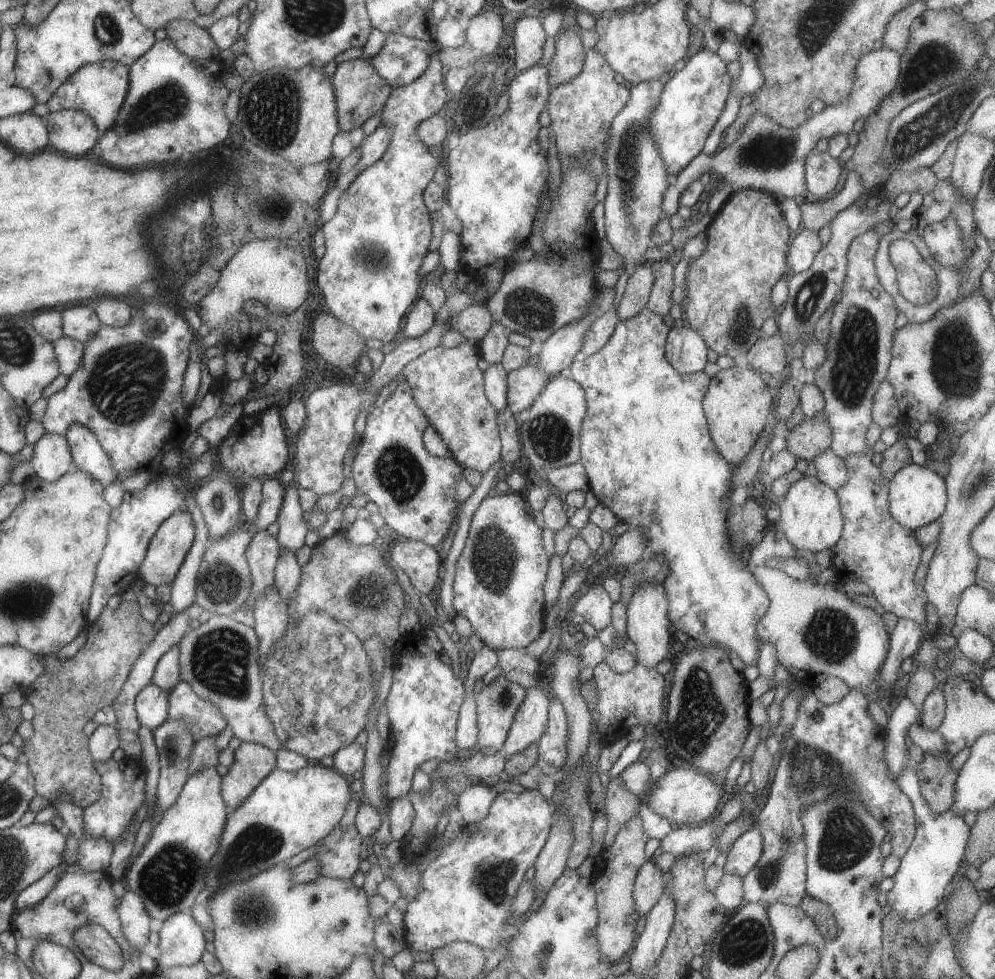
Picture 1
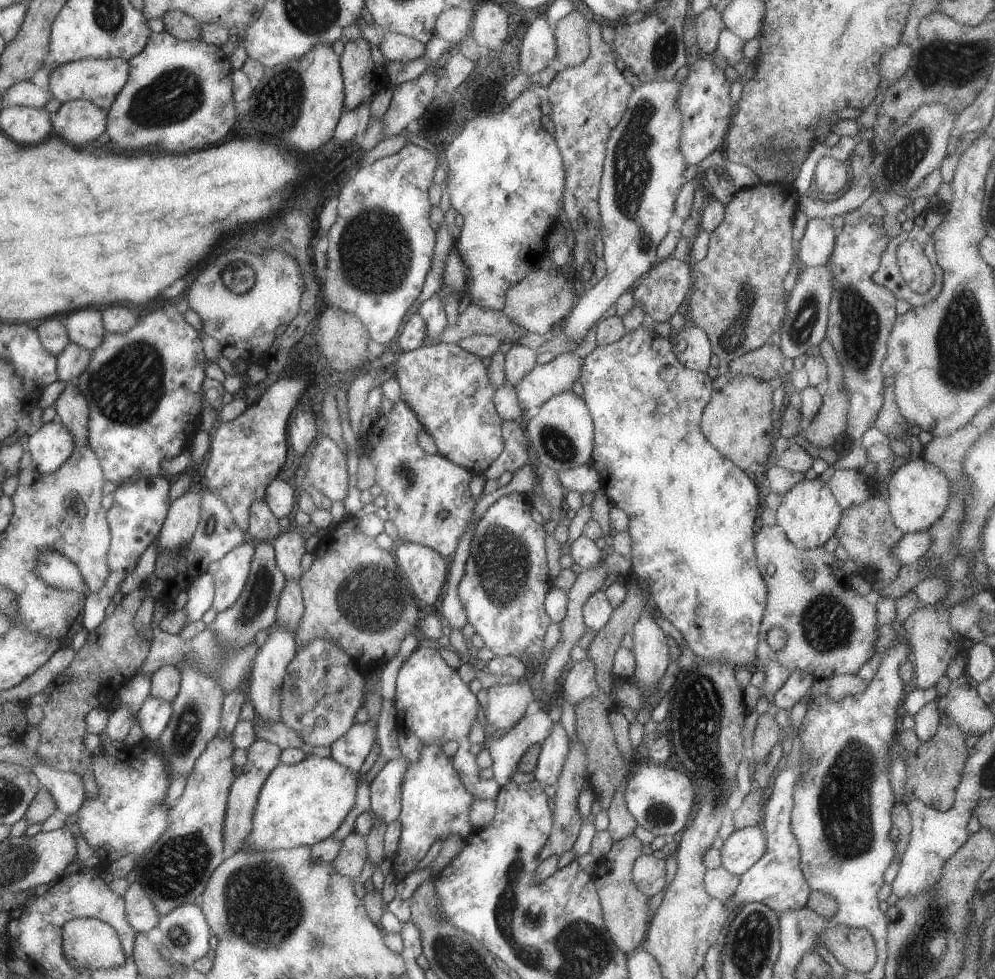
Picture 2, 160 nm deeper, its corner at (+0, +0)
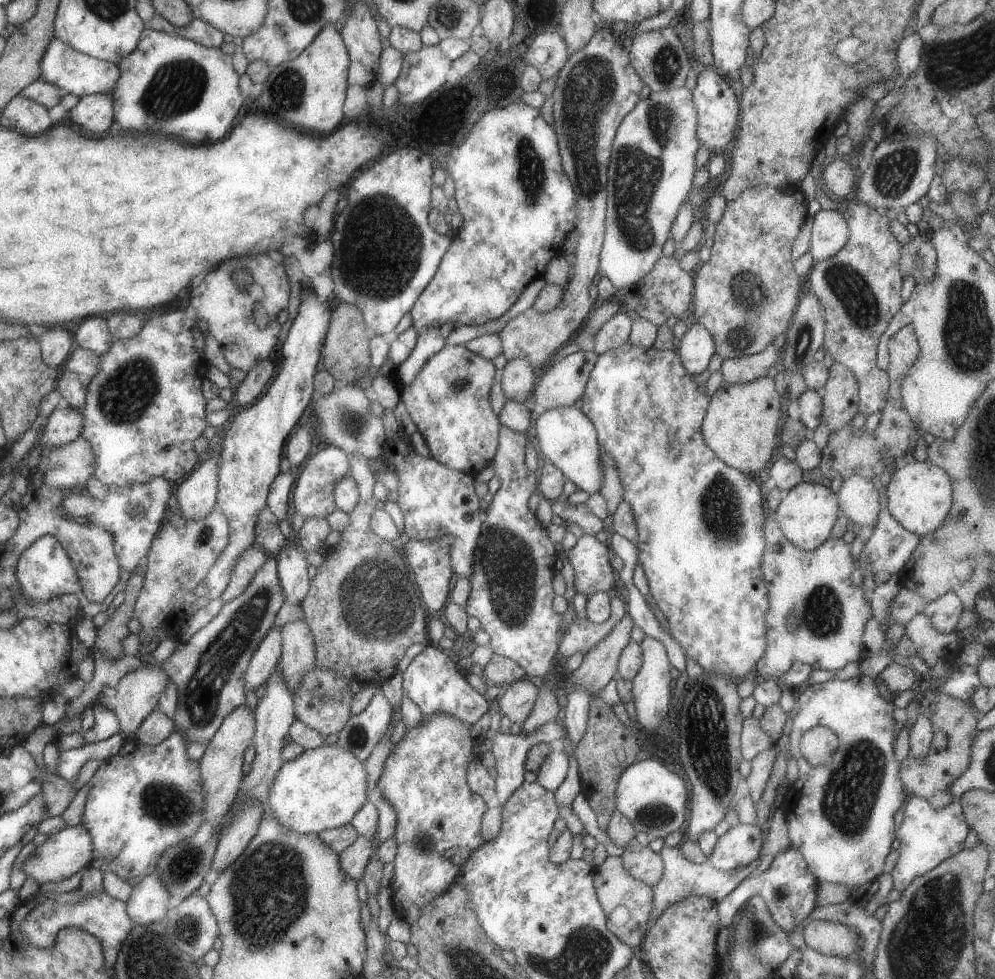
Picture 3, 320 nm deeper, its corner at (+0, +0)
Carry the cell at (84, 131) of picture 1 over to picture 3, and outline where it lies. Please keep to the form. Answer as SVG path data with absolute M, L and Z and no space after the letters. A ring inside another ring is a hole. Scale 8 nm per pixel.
M95 93L81 97L69 110L69 115L81 130L101 134L114 121L112 96L110 93Z

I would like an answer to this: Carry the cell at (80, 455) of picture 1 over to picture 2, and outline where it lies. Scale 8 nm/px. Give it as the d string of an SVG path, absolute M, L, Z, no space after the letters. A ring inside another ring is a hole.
M67 384L55 402L55 409L57 418L65 423L75 443L86 443L89 406L81 391L76 386Z

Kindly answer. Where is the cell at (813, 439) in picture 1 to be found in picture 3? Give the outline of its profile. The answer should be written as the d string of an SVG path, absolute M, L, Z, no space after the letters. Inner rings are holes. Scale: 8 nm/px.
M833 362L828 367L826 383L820 391L822 420L829 431L849 424L858 413L858 382L846 366Z

